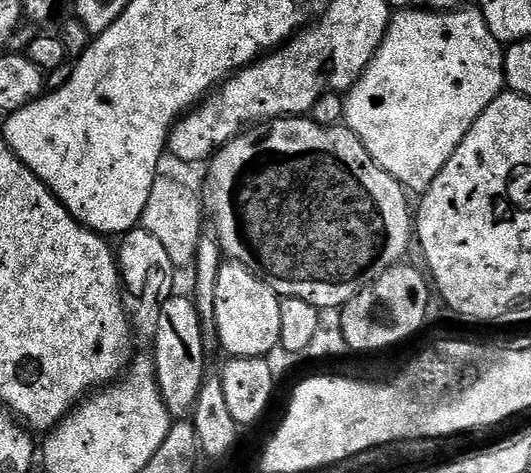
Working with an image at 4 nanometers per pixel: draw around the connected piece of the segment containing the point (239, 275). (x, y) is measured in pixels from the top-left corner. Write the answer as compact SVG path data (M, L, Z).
M221 263L218 282L214 286L214 318L216 319L214 331L216 331L217 338L220 339L221 346L228 351L229 357L258 356L264 358L269 355L267 352L277 351L282 330L280 302L281 297L276 295L275 290L245 264Z

